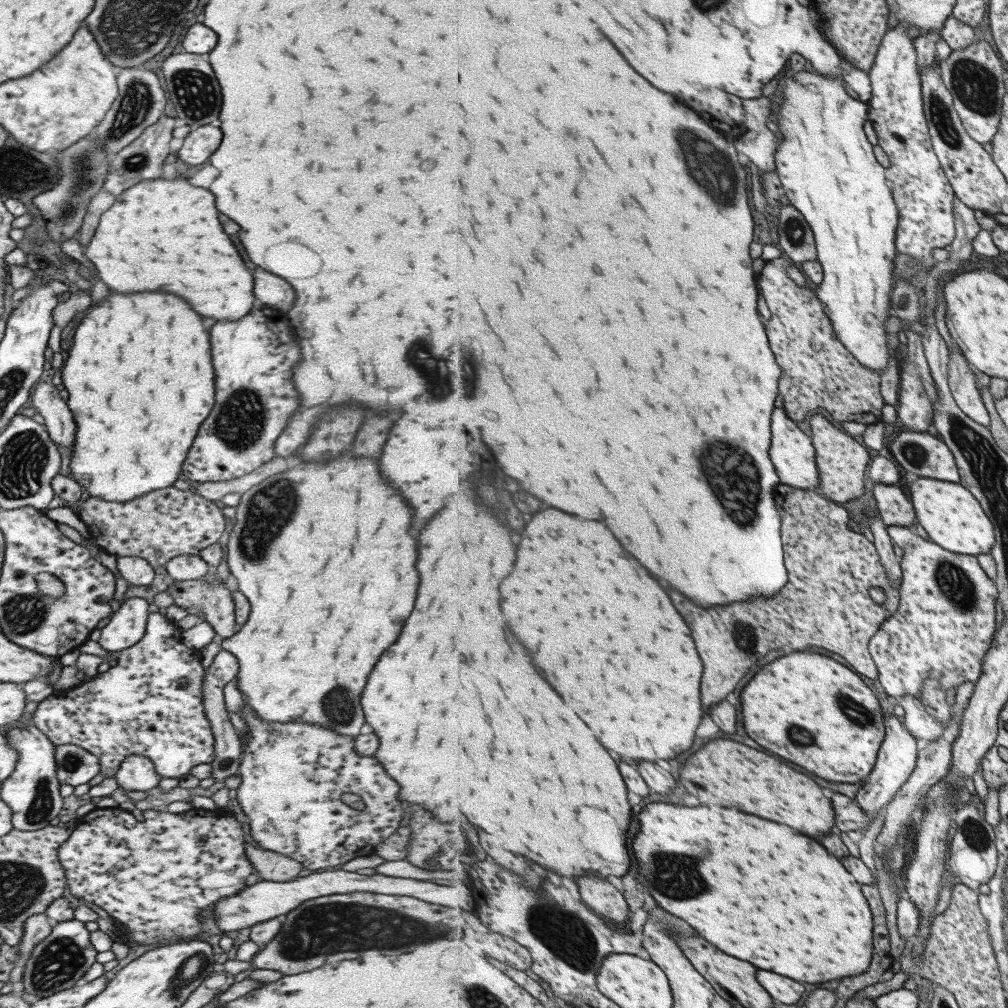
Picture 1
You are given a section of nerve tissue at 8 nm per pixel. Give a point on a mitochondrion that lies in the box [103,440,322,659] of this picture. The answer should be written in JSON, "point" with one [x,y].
{"point":[262,522]}

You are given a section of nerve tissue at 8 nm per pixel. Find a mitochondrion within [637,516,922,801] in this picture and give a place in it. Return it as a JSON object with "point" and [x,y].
{"point":[852,710]}

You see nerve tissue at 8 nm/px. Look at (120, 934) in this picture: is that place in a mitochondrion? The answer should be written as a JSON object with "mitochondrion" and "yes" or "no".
{"mitochondrion":"no"}

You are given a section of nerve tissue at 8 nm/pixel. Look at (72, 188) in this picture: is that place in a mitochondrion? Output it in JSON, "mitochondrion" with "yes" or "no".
{"mitochondrion":"yes"}

